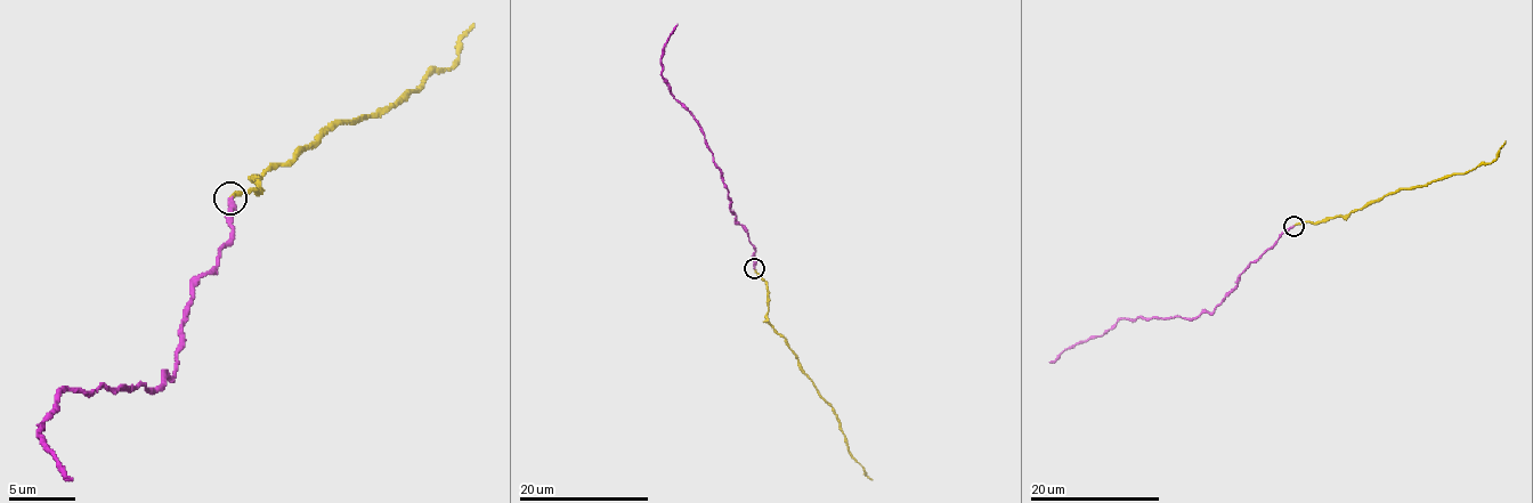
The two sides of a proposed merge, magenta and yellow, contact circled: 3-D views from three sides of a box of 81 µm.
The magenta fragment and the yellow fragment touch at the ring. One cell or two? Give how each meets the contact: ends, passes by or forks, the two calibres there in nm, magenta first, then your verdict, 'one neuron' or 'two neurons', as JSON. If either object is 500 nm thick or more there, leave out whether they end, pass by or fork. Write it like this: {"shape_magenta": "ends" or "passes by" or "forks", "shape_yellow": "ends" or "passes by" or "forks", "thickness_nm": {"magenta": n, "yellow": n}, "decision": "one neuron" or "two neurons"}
{"shape_magenta": "ends", "shape_yellow": "ends", "thickness_nm": {"magenta": 340, "yellow": 280}, "decision": "one neuron"}

